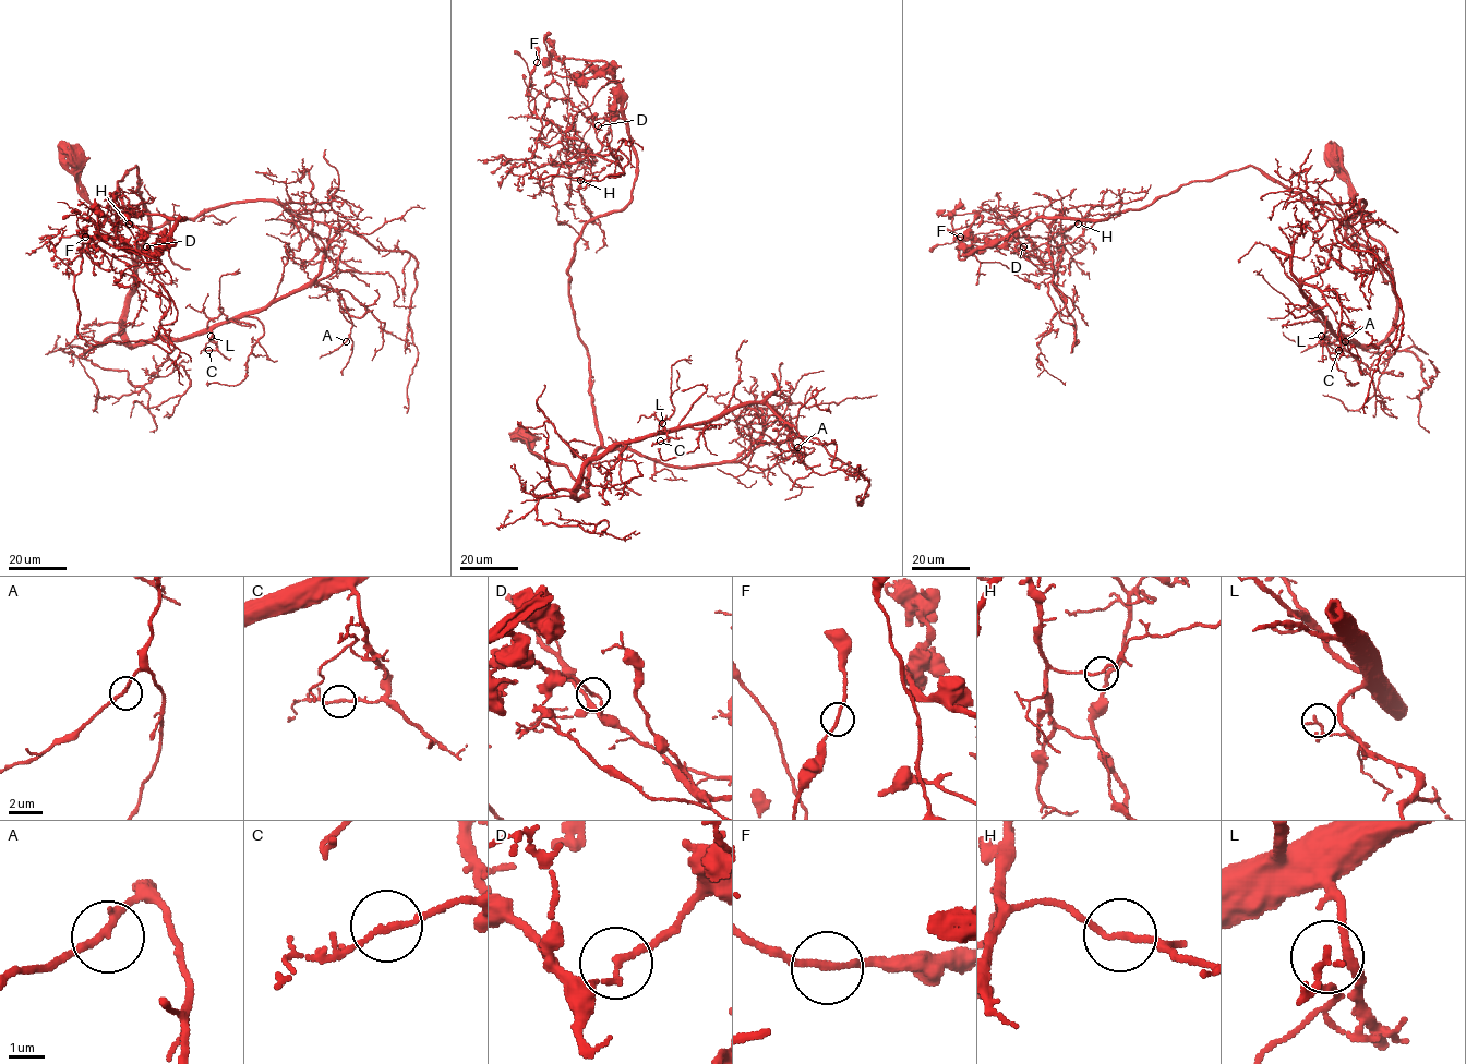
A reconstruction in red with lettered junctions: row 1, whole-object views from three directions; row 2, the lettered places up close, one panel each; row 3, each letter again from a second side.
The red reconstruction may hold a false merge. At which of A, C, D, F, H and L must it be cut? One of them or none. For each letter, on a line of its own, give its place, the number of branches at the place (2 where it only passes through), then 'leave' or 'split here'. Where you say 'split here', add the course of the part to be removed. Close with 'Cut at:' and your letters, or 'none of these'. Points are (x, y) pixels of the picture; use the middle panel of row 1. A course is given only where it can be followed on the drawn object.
A: place (797, 447); branches 2; leave
C: place (660, 440); branches 2; leave
D: place (598, 125); branches 2; split here; course (598, 127), (599, 153), (628, 159), (610, 177), (623, 173), (529, 178), (526, 158), (549, 100), (551, 33)
F: place (537, 62); branches 2; leave
H: place (580, 180); branches 2; leave
L: place (662, 423); branches 2; leave
Cut at: D

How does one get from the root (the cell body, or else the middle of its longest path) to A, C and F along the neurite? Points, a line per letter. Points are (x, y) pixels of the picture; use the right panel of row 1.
A: (1332, 156), (1397, 301), (1395, 328), (1359, 345), (1325, 323), (1302, 283), (1345, 341)
C: (1332, 156), (1348, 177), (1361, 225), (1384, 248), (1397, 301), (1395, 328), (1378, 343), (1328, 330), (1338, 350)
F: (1332, 156), (1391, 275), (1250, 166), (1021, 225), (1071, 352), (1052, 254), (960, 237)

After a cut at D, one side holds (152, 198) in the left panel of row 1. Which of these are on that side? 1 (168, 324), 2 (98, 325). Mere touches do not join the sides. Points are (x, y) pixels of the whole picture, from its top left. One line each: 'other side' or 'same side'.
1: same side
2: other side

